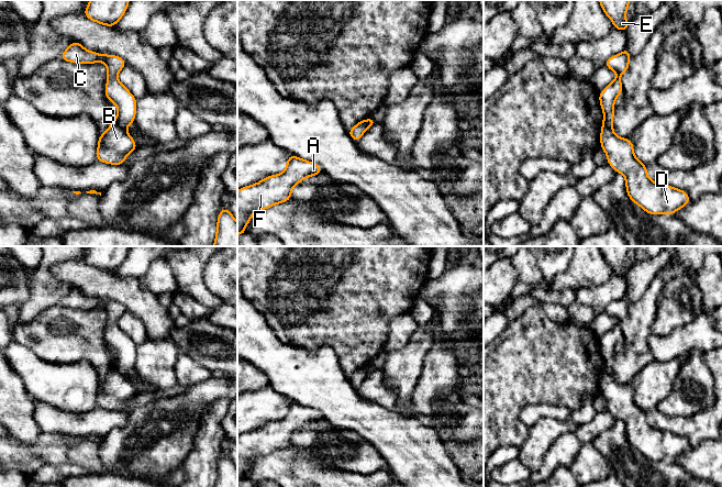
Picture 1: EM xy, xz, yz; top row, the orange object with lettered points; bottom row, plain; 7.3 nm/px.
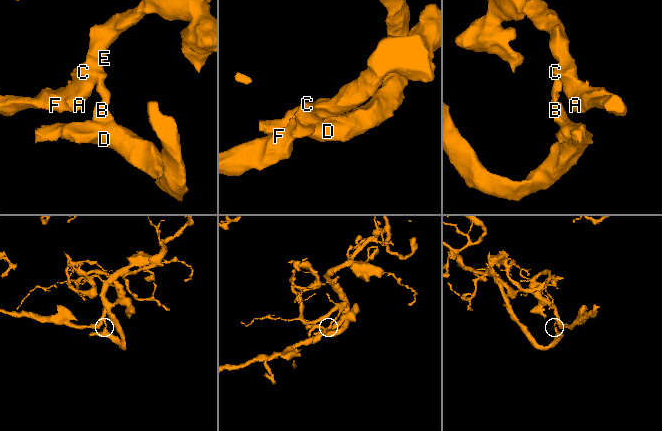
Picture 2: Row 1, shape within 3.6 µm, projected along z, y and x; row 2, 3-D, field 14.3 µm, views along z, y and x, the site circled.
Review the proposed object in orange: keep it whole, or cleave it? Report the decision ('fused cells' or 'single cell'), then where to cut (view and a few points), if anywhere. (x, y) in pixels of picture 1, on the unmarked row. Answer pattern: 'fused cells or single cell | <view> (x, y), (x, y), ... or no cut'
fused cells | xy (115, 366), (124, 375)

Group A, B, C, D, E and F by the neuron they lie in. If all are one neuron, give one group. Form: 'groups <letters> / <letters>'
groups A C E F / B D

